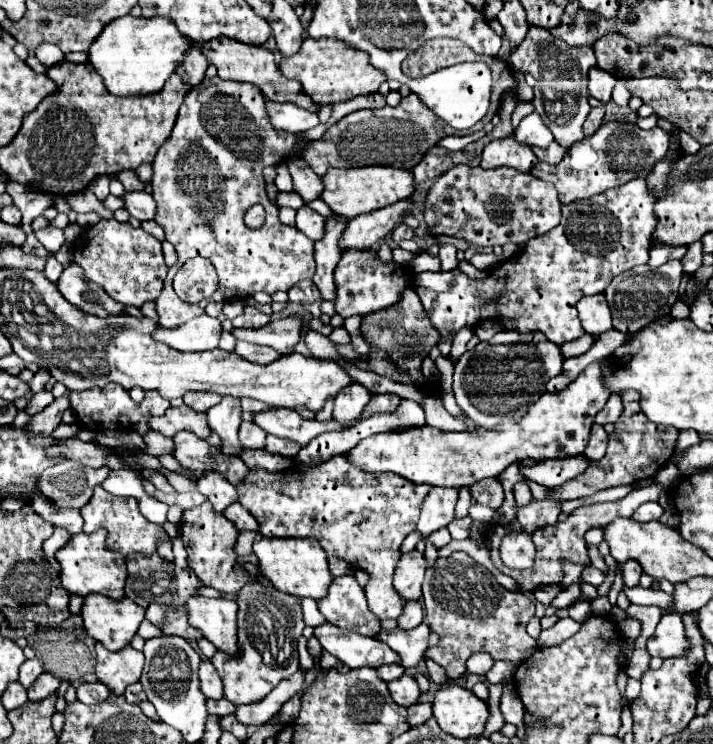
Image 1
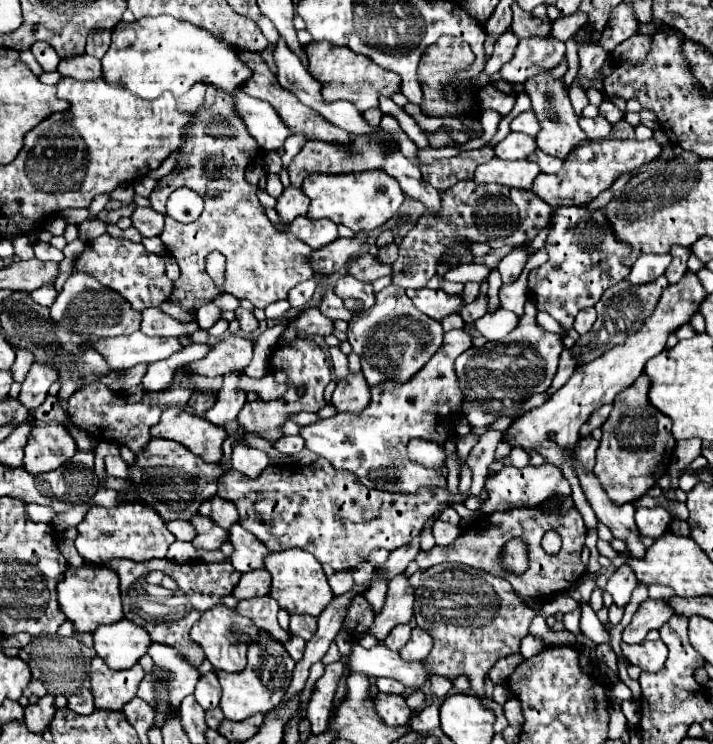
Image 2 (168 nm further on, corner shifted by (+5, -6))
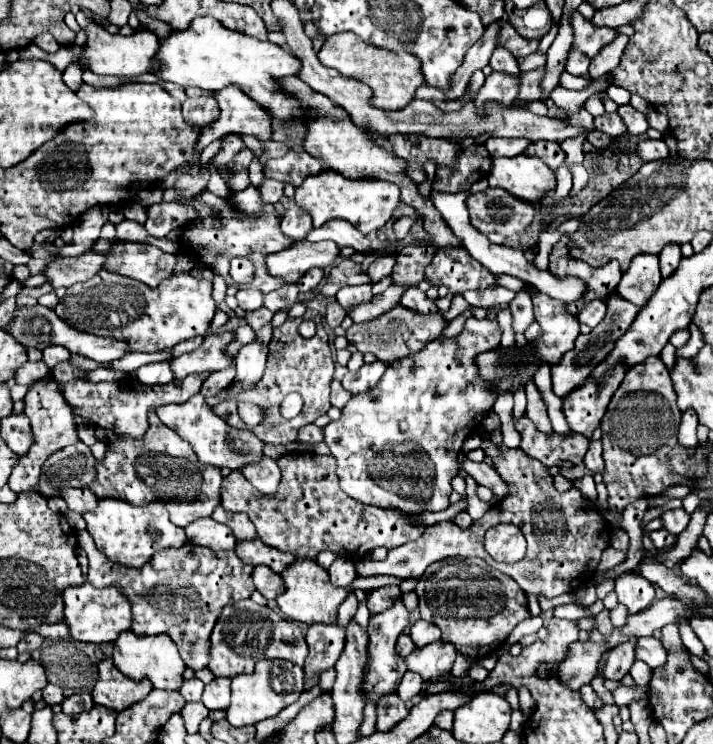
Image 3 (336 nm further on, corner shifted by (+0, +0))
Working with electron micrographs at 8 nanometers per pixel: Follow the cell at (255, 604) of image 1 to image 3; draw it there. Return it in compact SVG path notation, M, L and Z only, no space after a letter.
M257 661L255 671L247 677L235 677L231 681L231 705L227 709L227 721L233 727L255 725L263 719L279 715L285 707L295 703L303 693L303 669L291 665L291 661Z

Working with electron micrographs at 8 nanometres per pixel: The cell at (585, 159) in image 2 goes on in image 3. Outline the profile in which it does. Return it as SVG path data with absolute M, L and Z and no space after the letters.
M653 139L641 141L637 153L639 153L639 157L643 161L657 161L657 159L669 157L669 149L667 149L665 141L653 141Z

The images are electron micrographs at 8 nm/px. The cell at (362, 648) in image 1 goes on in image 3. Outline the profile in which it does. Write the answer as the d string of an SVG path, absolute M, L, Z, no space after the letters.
M439 639L433 641L431 645L417 649L405 661L407 661L407 669L419 673L423 681L431 681L443 673L449 673L455 663L455 657L457 657L455 645Z

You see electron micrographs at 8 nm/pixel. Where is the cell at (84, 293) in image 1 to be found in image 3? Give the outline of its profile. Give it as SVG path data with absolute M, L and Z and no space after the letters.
M189 271L173 275L161 281L157 287L143 285L131 277L123 277L119 273L97 273L93 279L79 285L75 293L79 295L65 295L61 303L55 307L55 313L71 327L101 335L101 337L115 337L127 339L131 345L127 353L141 351L153 353L161 349L171 349L177 343L207 335L211 329L211 319L217 309L211 297L213 285L207 279L197 279Z

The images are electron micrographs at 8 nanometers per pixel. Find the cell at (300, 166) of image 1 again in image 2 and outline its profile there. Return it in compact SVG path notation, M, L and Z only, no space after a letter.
M290 185L290 187L284 189L284 193L278 197L276 211L278 211L278 215L280 215L280 219L282 219L284 223L292 223L294 217L308 213L308 203L310 203L310 199L304 195L304 191L302 191L300 187Z

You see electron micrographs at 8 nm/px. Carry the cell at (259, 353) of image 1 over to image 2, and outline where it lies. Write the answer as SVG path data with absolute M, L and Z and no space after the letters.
M230 335L230 337L222 339L220 343L216 343L204 359L190 363L190 371L198 373L198 375L206 375L206 377L220 377L220 375L226 375L232 371L244 371L250 365L250 361L252 361L252 341L246 337L240 337L240 335Z

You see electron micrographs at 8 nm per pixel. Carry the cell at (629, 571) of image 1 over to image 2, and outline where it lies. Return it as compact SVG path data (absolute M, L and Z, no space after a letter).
M622 565L616 569L616 573L608 579L608 585L606 585L606 591L612 595L614 603L624 607L628 601L630 601L630 595L634 591L634 587L638 585L636 581L636 575L632 571L632 567L628 565Z

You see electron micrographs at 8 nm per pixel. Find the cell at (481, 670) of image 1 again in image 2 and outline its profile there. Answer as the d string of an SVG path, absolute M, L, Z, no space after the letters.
M520 653L510 655L508 659L504 659L502 663L496 663L496 665L490 669L488 679L490 679L492 683L496 683L496 685L506 683L506 677L514 671L514 667L516 667L520 661L522 661L522 656Z

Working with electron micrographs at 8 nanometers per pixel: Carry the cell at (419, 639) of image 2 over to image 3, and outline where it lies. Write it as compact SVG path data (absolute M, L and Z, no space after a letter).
M419 619L419 621L415 621L415 623L411 625L409 637L413 639L413 643L415 643L417 647L423 647L423 645L429 645L429 643L437 641L437 639L441 637L441 633L439 633L439 627L437 627L437 625Z

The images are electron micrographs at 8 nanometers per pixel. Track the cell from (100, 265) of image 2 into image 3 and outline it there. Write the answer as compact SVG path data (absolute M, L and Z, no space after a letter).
M119 243L107 253L107 271L139 279L155 287L165 277L171 277L175 269L175 255L163 253L153 245L143 243Z

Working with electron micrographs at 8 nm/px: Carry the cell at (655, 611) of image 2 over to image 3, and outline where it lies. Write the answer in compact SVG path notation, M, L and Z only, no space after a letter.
M629 641L627 645L619 645L615 651L609 653L605 667L603 667L603 677L611 681L621 681L627 673L629 667L635 661L635 641Z

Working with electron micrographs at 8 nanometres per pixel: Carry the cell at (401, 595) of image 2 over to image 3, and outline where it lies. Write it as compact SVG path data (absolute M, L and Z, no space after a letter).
M397 601L395 607L377 613L369 619L369 645L367 645L367 673L363 677L363 695L365 695L365 703L377 703L379 697L395 693L397 685L403 677L403 673L407 671L405 661L397 655L395 651L395 643L397 637L409 627L409 613L403 605L403 601Z

